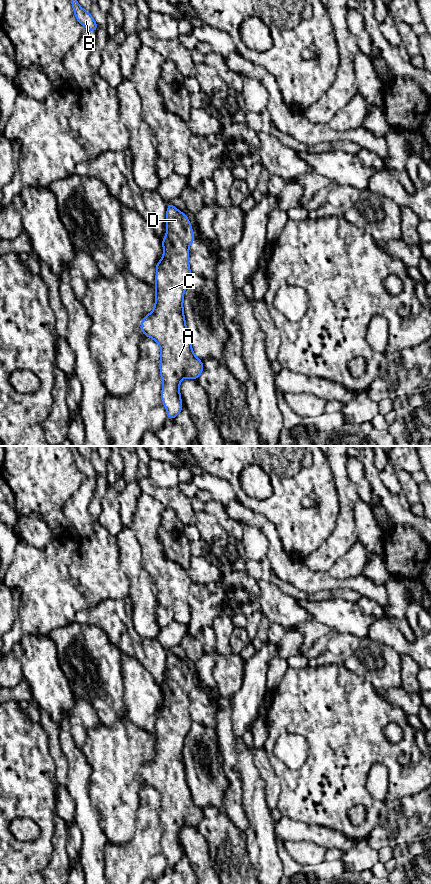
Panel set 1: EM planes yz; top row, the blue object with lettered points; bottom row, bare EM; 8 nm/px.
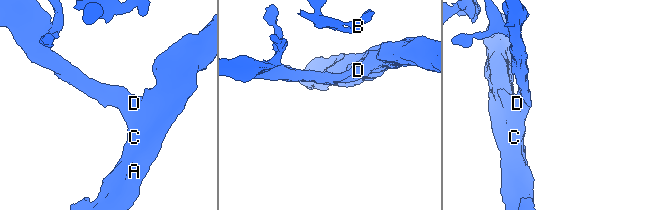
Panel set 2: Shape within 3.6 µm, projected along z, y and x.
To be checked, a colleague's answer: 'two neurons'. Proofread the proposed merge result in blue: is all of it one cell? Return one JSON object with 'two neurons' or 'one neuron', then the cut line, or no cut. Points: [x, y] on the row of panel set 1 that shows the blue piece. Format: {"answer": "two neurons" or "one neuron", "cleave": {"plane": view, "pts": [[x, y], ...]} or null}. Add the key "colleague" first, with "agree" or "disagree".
{"colleague": "disagree", "answer": "one neuron", "cleave": null}

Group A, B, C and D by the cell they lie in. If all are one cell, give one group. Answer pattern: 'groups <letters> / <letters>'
groups A B C D

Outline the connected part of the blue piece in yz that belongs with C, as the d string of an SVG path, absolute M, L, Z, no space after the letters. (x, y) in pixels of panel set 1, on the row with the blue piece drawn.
M171 203L166 212L166 236L161 240L163 257L156 264L155 305L151 313L144 316L140 329L160 346L160 376L163 388L160 397L167 410L167 419L174 419L182 410L180 383L184 378L198 379L203 372L203 362L192 350L184 317L184 291L190 282L189 247L195 240L188 217Z

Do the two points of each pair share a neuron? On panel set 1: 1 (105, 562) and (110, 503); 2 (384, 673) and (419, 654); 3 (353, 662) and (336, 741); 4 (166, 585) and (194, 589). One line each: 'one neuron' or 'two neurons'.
1: two neurons
2: two neurons
3: two neurons
4: two neurons

